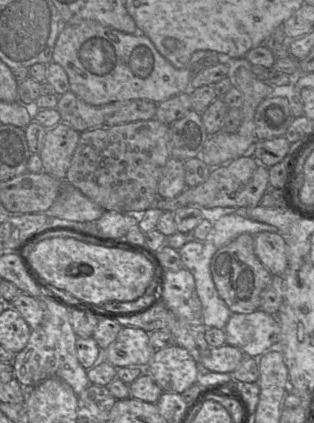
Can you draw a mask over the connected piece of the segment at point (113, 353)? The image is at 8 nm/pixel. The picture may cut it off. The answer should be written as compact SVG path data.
M123 327L116 340L103 351L102 358L116 368L145 368L154 351L148 332L136 327Z

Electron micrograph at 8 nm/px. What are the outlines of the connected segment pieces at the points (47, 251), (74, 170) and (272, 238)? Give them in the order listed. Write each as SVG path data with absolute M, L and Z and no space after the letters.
M70 237L47 238L37 243L30 250L29 261L53 287L97 308L145 297L154 279L152 265L142 255Z
M153 118L80 133L65 181L104 211L142 214L158 199L157 187L170 158L169 126Z
M262 232L254 235L254 252L273 276L282 276L285 273L287 244L281 233Z

